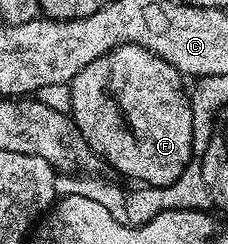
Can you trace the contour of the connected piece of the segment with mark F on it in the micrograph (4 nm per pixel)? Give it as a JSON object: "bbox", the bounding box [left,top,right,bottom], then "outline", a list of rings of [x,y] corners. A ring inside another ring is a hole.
{"bbox":[68,43,196,187],"outline":[[[126,43],[96,57],[70,80],[68,95],[70,91],[70,101],[74,105],[72,118],[78,130],[90,142],[90,146],[105,162],[107,159],[124,174],[138,179],[134,181],[139,184],[163,187],[186,172],[192,162],[190,154],[193,153],[196,142],[188,87],[182,82],[183,74],[168,61],[162,60],[140,44]]]}

